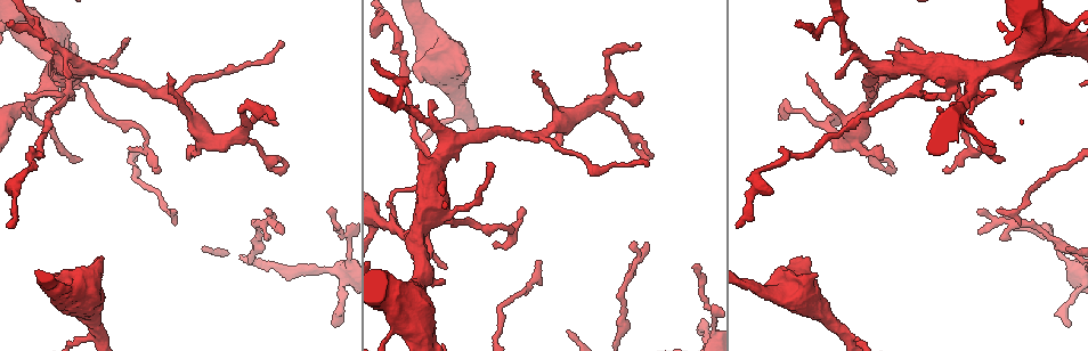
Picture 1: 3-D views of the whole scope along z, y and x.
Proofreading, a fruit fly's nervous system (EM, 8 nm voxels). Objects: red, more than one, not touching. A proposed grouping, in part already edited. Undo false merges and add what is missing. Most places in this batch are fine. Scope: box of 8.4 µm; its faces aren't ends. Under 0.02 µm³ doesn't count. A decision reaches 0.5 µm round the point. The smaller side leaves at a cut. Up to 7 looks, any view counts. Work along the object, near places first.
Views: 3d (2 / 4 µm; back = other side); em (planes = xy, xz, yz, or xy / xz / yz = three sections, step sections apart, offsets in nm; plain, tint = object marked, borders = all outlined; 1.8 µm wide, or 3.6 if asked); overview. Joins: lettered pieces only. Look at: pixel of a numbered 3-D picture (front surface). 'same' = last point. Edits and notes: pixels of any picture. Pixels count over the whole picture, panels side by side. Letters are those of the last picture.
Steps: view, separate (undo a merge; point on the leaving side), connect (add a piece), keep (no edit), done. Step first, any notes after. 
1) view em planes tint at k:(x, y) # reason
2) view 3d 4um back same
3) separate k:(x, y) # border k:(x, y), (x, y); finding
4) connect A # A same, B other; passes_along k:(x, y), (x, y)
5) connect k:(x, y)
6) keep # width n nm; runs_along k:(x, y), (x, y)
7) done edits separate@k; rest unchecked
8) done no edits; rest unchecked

view em xz step 4 tint at 1:(242, 113) # sharp bend

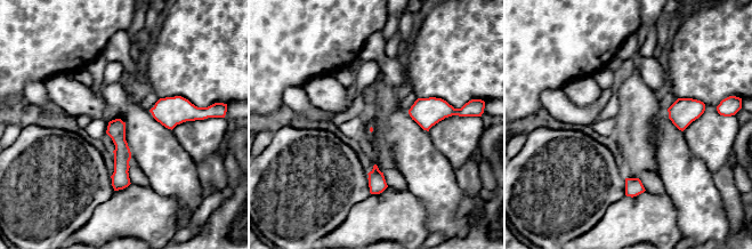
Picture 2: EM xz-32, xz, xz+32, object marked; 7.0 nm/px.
view em planes tint same

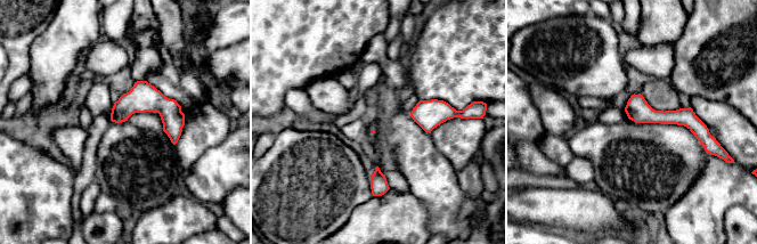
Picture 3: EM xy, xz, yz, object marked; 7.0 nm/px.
view em planes borders same

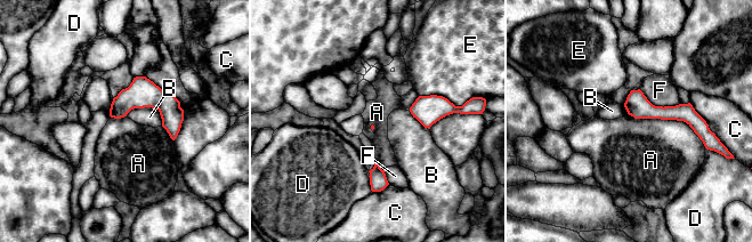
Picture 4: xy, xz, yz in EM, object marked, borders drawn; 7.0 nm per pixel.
keep # A other, B other, C other, D other, E other, F other; runs_along 4:(629, 99), (684, 113), (701, 132); all the same neuron

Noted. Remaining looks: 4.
view em planes borders at 1:(394, 226) # four or more arms meet

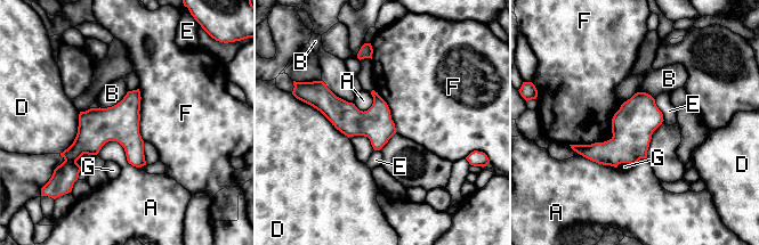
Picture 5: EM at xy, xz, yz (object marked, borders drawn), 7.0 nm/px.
keep # width 240 nm; A other, B other, D other, E other, F other, G other; one neuron here

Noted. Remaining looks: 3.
view 3d 2um back at 1:(808, 256) # free end

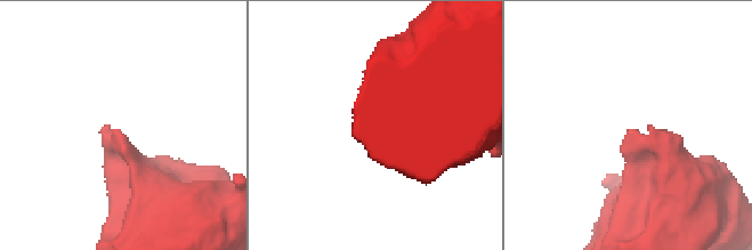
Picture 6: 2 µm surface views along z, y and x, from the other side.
view em planes borders at 6:(116, 129) # now the EM

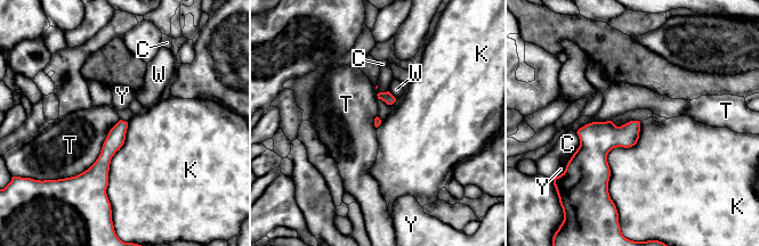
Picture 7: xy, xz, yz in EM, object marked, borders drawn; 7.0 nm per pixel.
keep # C other, K other, T other, W other, Y other; runs_along 7:(122, 123), (98, 171), (98, 185); no lettered piece goes on from it

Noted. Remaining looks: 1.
done no edits; rest unchecked

